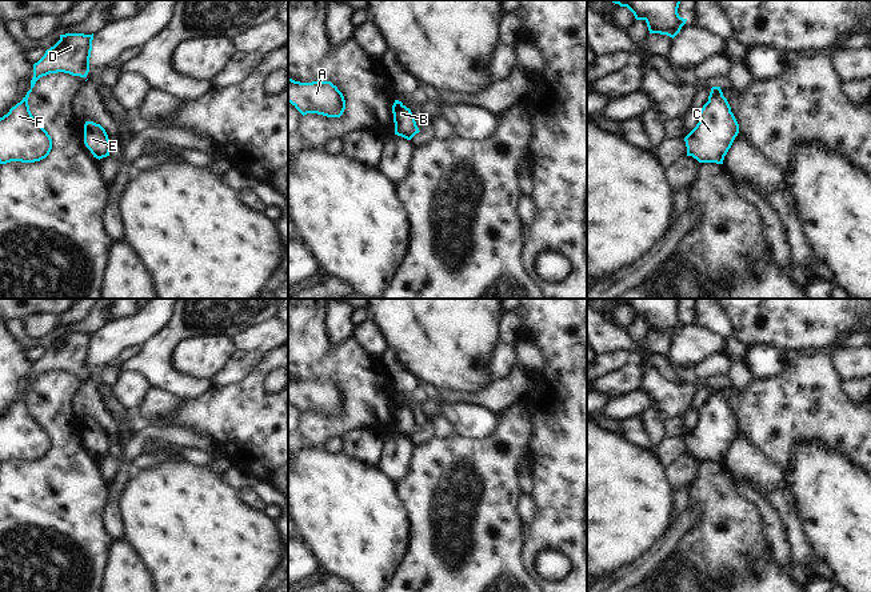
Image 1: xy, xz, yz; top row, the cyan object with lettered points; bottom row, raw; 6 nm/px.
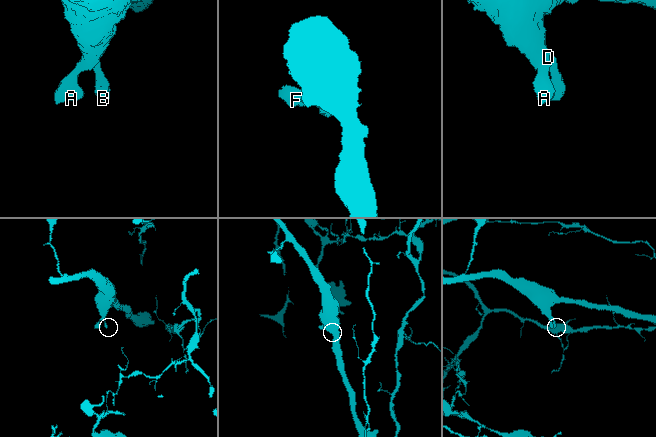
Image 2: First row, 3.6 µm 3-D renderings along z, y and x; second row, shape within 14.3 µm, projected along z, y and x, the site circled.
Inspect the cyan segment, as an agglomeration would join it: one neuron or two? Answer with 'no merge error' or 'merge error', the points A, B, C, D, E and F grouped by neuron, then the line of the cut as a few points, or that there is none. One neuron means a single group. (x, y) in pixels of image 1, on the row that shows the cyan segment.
no merge error; A B C D E F; no cut

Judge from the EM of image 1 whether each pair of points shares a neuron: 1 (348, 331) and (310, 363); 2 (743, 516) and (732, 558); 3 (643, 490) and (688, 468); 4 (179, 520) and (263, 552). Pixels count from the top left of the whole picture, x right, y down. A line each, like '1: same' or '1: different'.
1: different
2: same
3: different
4: same

